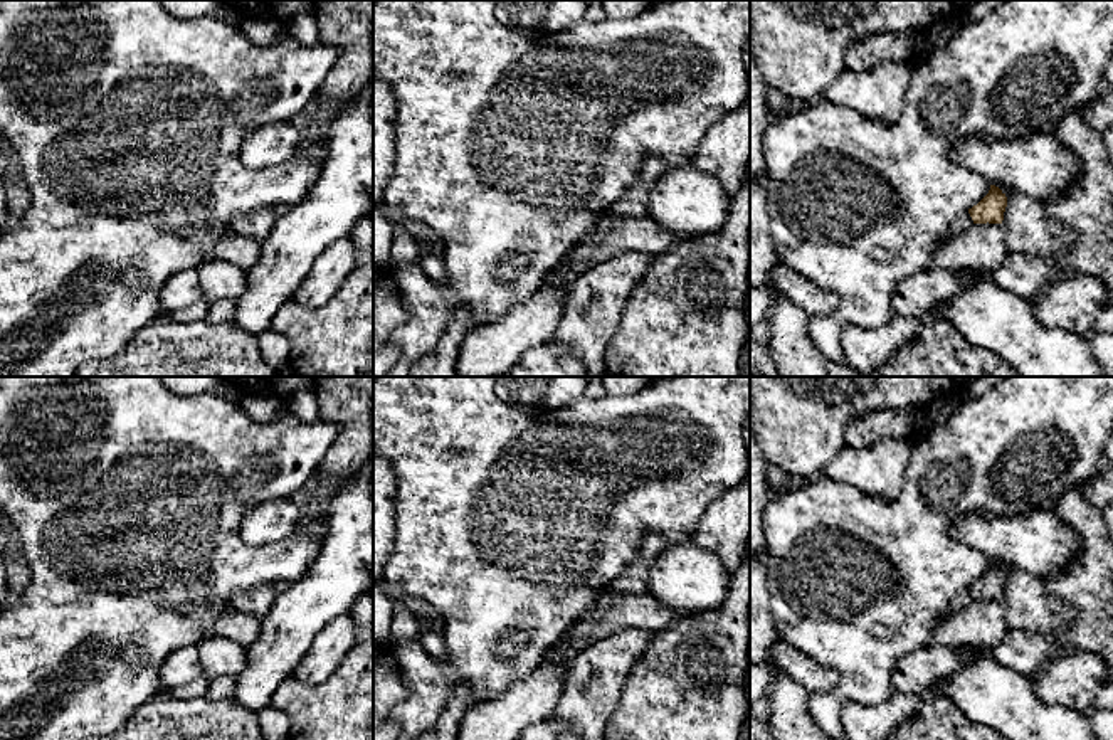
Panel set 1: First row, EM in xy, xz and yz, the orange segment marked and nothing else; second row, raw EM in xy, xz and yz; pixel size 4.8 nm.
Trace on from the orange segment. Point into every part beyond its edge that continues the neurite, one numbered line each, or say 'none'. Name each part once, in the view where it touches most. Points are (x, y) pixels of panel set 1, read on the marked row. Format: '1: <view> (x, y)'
1: yz (964, 221)

